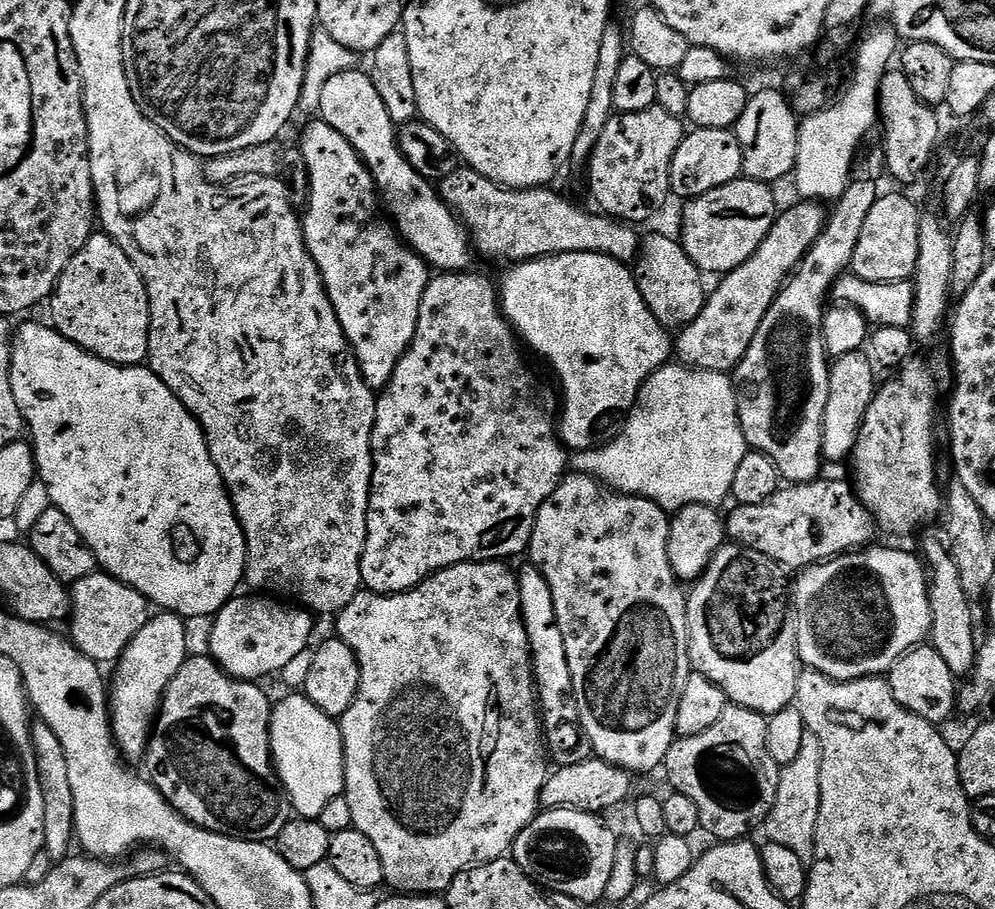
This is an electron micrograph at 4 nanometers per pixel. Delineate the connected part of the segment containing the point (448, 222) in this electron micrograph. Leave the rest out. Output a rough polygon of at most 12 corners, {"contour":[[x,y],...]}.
{"contour":[[367,71],[322,86],[319,119],[364,159],[404,243],[465,271],[467,228],[404,157]]}

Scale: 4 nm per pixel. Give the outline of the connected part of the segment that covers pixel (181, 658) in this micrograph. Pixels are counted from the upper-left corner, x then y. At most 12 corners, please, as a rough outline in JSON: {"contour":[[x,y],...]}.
{"contour":[[157,611],[110,680],[129,761],[147,753],[164,691],[189,658],[183,616]]}

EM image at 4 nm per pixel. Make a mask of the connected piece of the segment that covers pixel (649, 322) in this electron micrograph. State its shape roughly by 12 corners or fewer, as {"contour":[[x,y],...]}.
{"contour":[[571,252],[498,284],[560,379],[565,449],[674,356],[633,269]]}

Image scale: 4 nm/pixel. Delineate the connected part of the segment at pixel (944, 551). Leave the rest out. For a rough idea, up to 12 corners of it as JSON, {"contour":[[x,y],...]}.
{"contour":[[923,533],[930,646],[957,678],[976,664],[973,601],[945,537]]}

